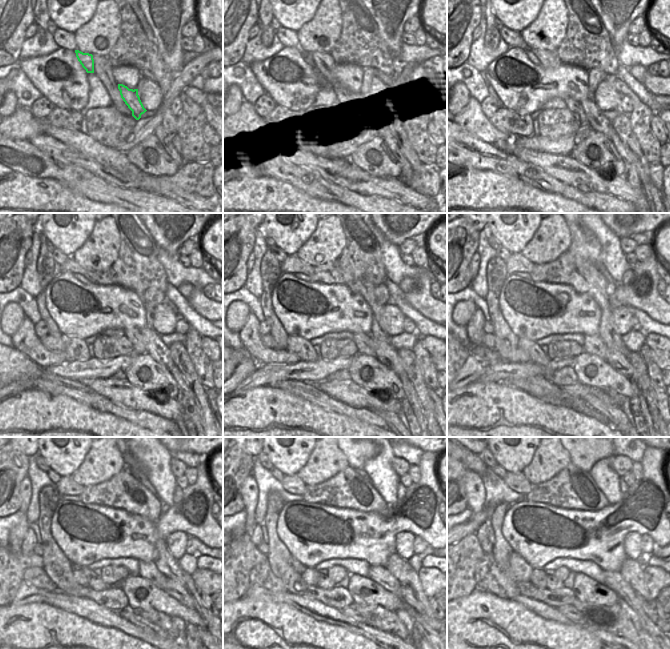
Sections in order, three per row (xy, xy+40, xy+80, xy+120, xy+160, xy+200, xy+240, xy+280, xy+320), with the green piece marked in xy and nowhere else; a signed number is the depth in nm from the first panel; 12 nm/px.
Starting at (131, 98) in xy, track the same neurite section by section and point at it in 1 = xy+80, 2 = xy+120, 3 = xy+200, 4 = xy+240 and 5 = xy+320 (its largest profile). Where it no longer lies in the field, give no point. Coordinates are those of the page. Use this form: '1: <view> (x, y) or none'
1: xy+80 (597, 121)
2: xy+120 (160, 353)
3: xy+200 (619, 362)
4: xy+240 (173, 588)
5: xy+320 (649, 609)

